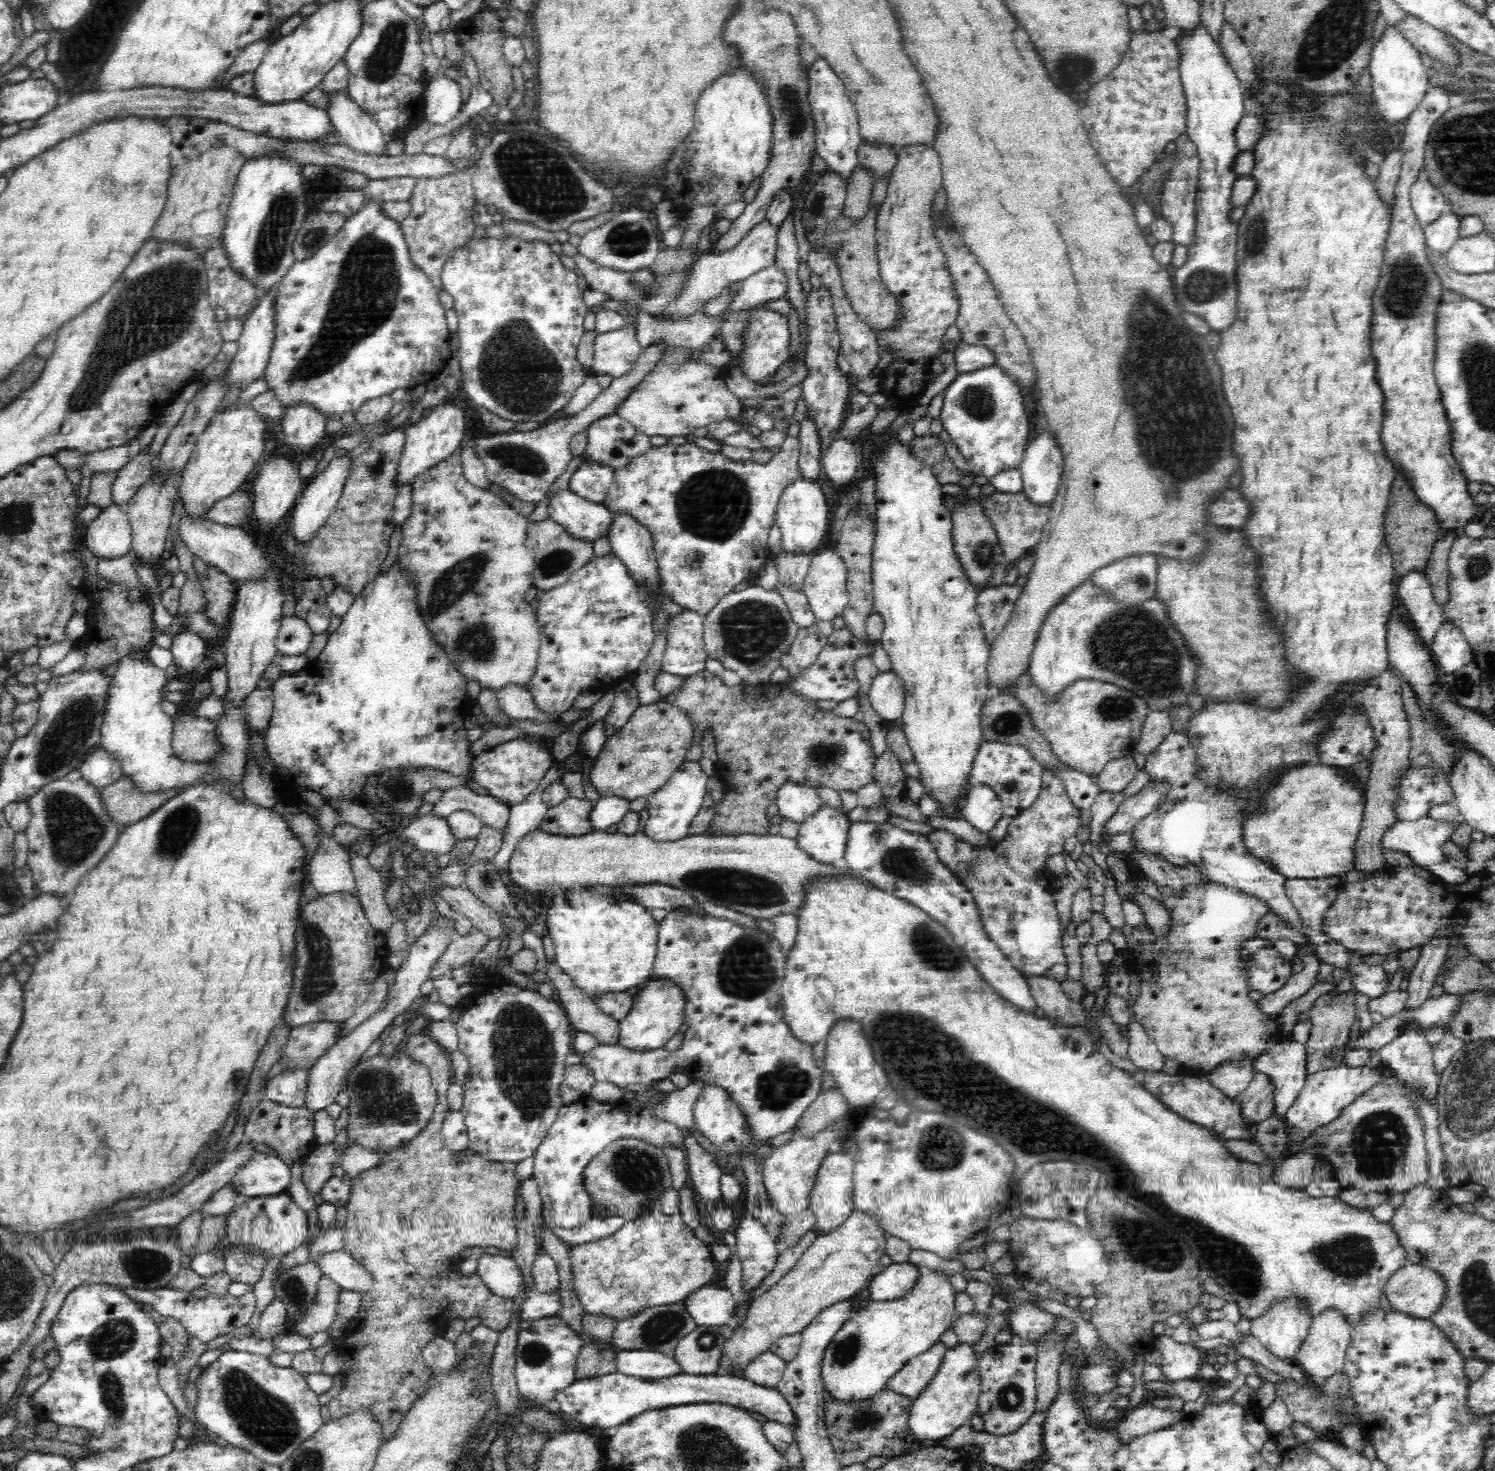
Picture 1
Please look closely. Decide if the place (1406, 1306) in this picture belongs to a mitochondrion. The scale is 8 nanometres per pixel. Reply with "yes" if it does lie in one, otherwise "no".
no

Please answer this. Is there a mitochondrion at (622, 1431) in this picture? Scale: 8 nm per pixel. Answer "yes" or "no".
no

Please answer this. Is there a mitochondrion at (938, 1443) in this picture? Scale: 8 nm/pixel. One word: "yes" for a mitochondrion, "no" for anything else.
no

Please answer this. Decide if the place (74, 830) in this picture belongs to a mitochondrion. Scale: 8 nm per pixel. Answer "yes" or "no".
yes

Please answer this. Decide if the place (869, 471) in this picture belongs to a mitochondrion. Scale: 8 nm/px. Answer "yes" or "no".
no

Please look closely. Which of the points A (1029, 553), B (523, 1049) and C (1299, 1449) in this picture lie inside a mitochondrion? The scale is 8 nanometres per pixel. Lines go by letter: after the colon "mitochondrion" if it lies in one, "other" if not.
A: other
B: mitochondrion
C: other

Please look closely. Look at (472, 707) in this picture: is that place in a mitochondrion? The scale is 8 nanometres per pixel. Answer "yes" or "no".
no

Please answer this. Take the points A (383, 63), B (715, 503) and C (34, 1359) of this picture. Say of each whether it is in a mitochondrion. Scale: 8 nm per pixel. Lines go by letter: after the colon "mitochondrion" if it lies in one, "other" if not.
A: mitochondrion
B: mitochondrion
C: other

